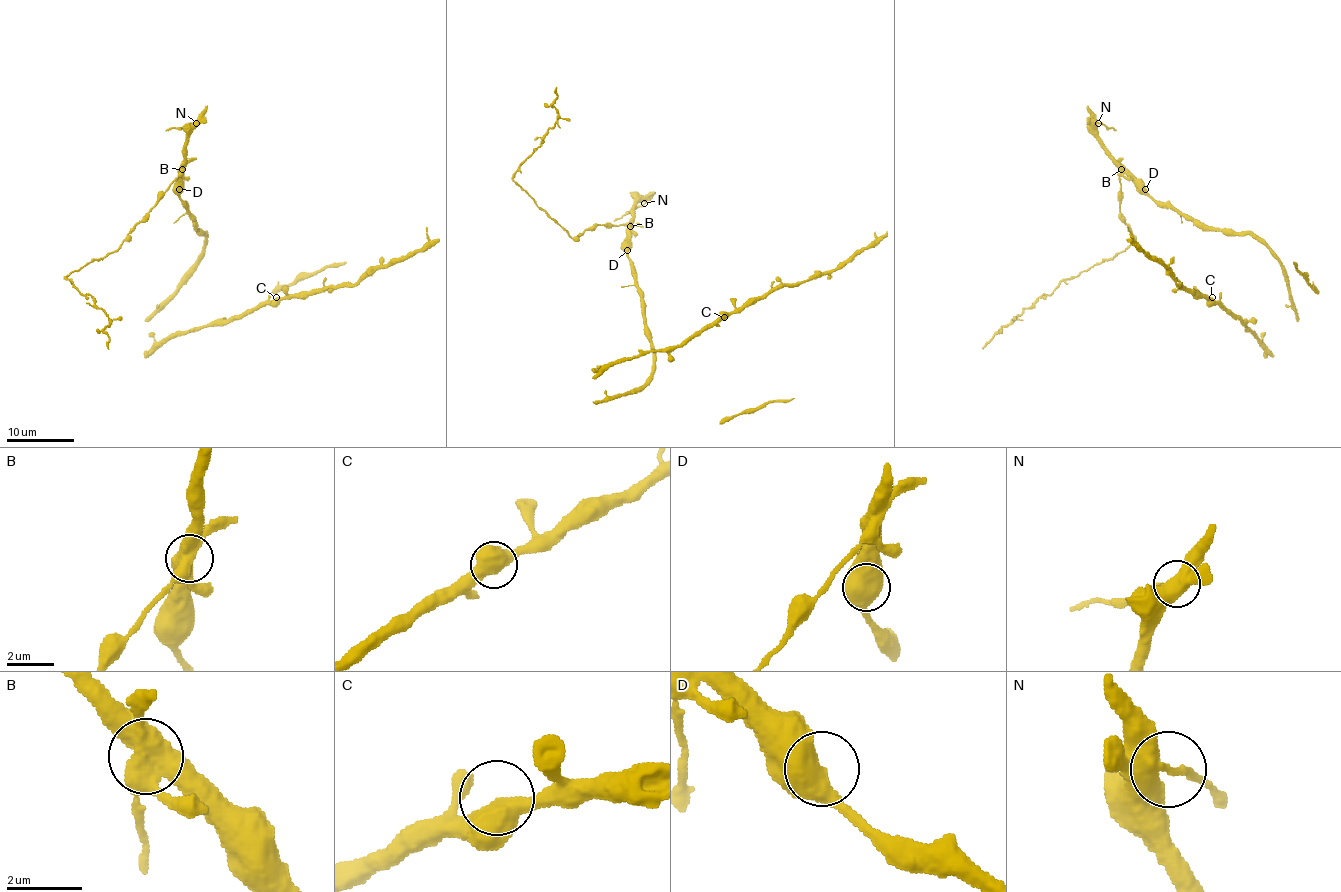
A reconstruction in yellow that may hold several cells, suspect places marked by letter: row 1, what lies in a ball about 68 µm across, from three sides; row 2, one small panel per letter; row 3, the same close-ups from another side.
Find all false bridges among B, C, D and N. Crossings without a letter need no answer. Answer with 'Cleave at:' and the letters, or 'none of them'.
Cleave at: B, N

